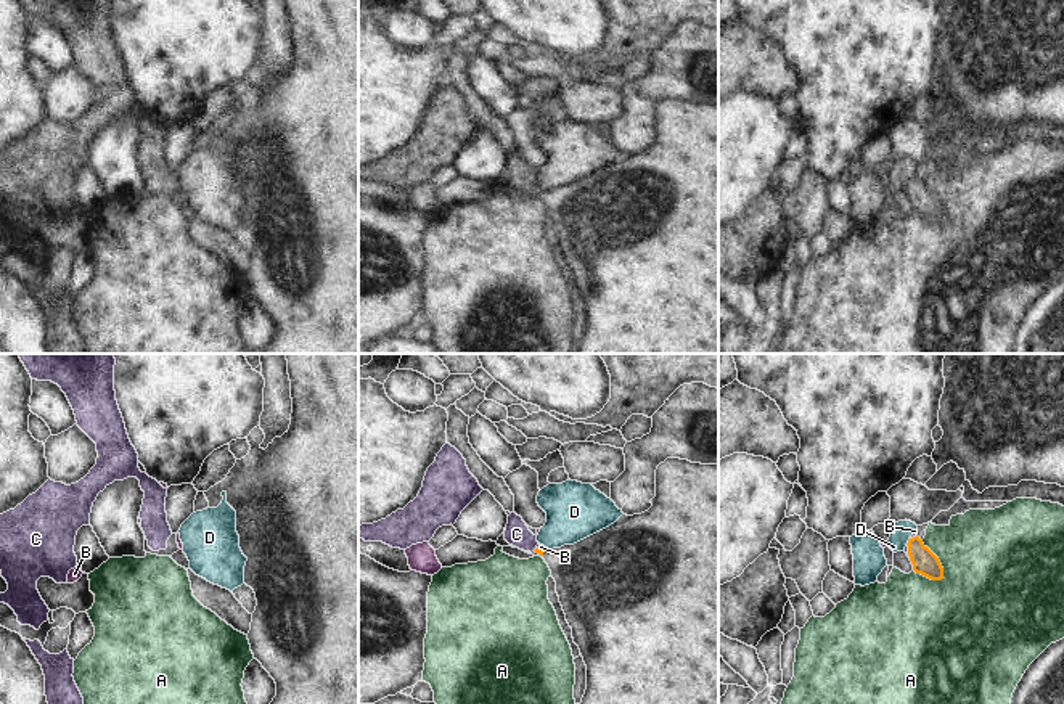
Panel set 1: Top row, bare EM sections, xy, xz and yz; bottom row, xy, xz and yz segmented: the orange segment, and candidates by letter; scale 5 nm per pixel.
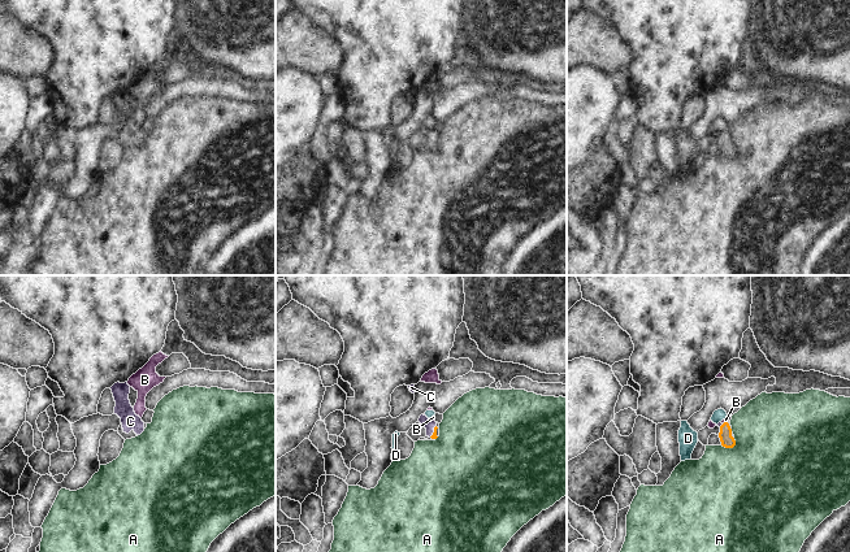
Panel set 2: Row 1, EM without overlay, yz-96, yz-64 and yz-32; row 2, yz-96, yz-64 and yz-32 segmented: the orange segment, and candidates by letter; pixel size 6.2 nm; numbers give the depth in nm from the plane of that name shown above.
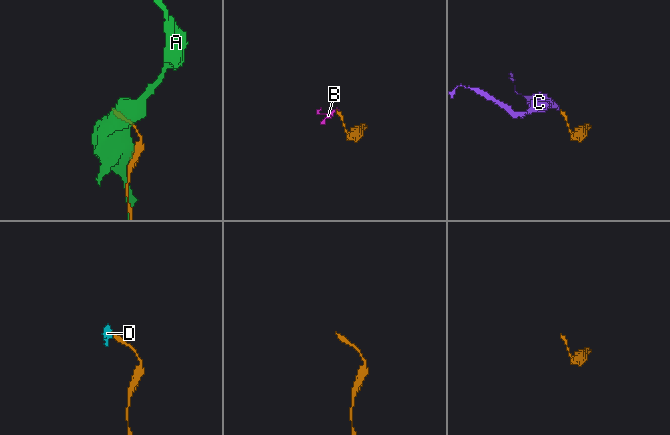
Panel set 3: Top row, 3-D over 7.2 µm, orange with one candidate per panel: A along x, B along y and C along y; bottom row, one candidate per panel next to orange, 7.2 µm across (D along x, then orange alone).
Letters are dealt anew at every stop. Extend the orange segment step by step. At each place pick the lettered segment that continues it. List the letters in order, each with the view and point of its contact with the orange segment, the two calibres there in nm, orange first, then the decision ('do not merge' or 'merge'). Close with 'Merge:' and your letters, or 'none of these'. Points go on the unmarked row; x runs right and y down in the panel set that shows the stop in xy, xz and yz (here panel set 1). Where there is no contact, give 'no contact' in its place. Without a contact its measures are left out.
A: yz (939, 201) | 120/480 nm | do not merge
B: xz (540, 190) | 30/30 nm | do not merge
C: no contact | merge
D: yz (908, 182) | 120/100 nm | do not merge
Merge: C

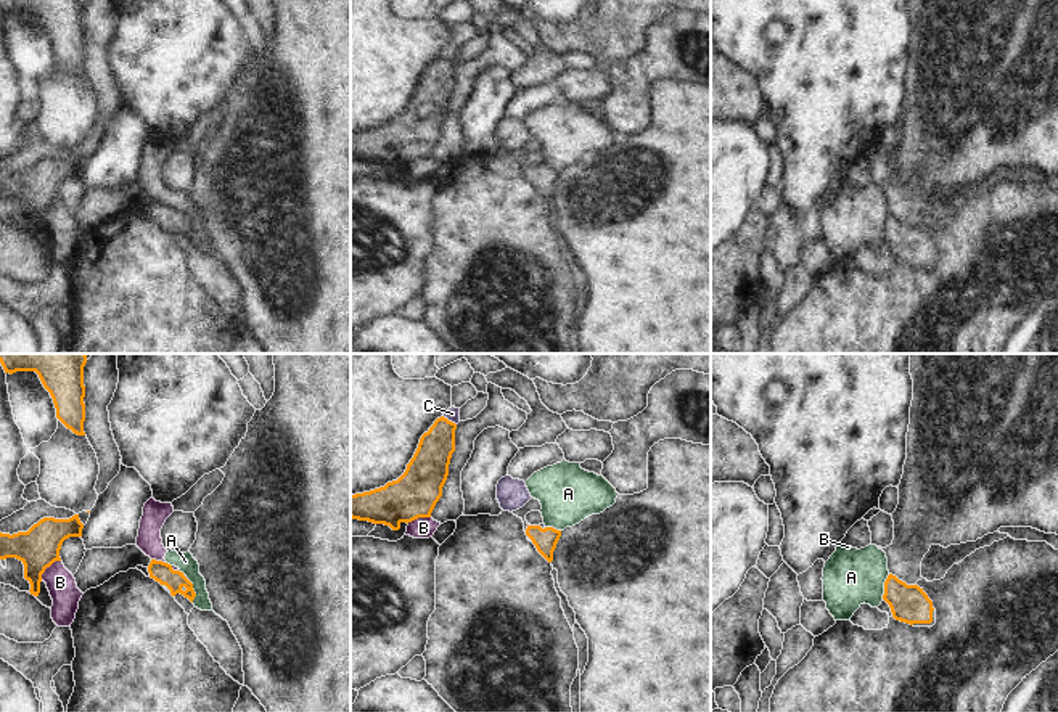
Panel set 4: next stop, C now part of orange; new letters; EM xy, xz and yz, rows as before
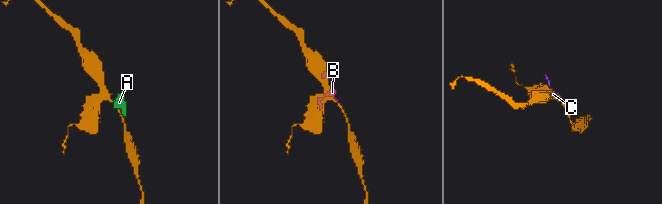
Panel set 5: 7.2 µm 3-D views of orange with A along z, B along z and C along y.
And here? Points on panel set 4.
A: xy (193, 230) | 110/90 nm | do not merge
B: xy (47, 206) | 200/140 nm | do not merge
C: xz (447, 60) | 190/70 nm | do not merge
Merge: none of these

